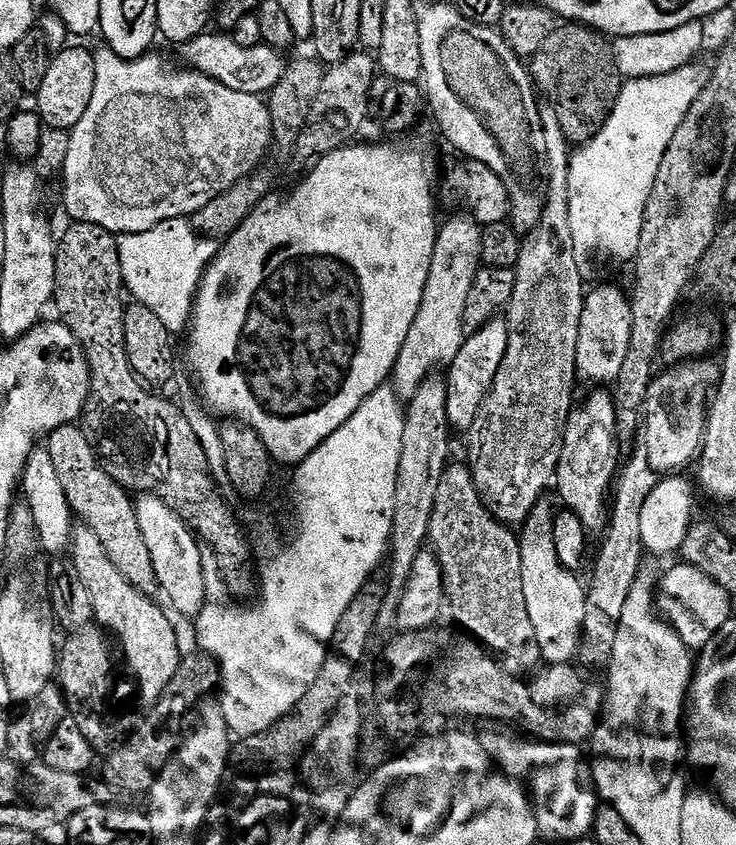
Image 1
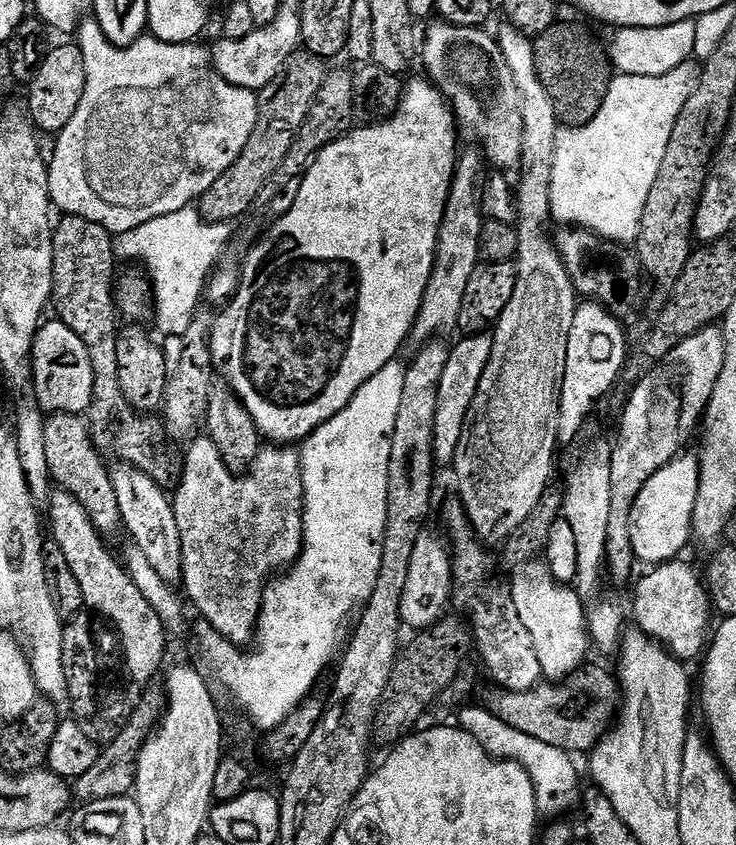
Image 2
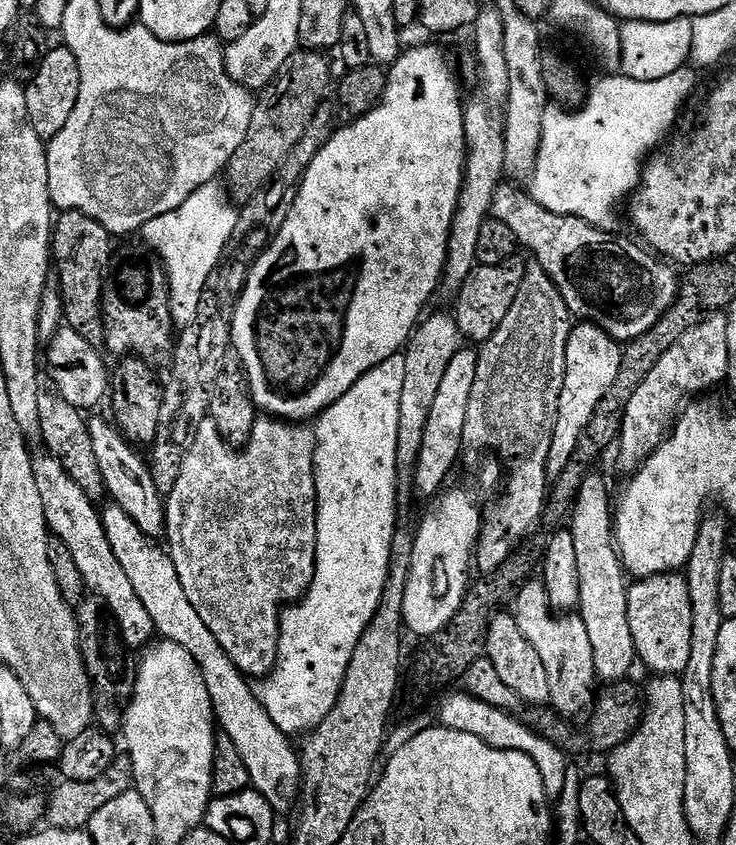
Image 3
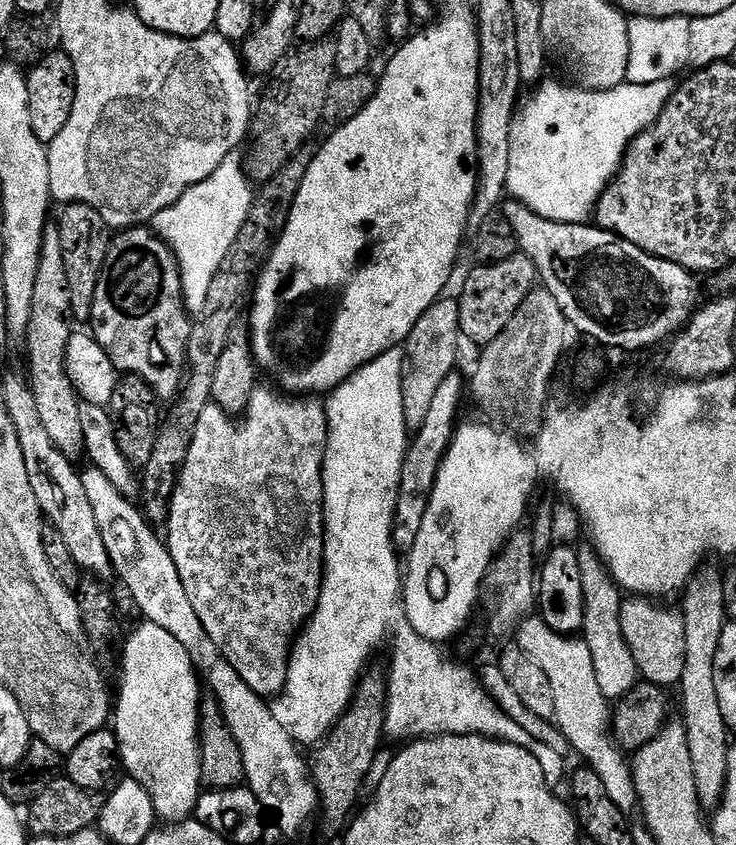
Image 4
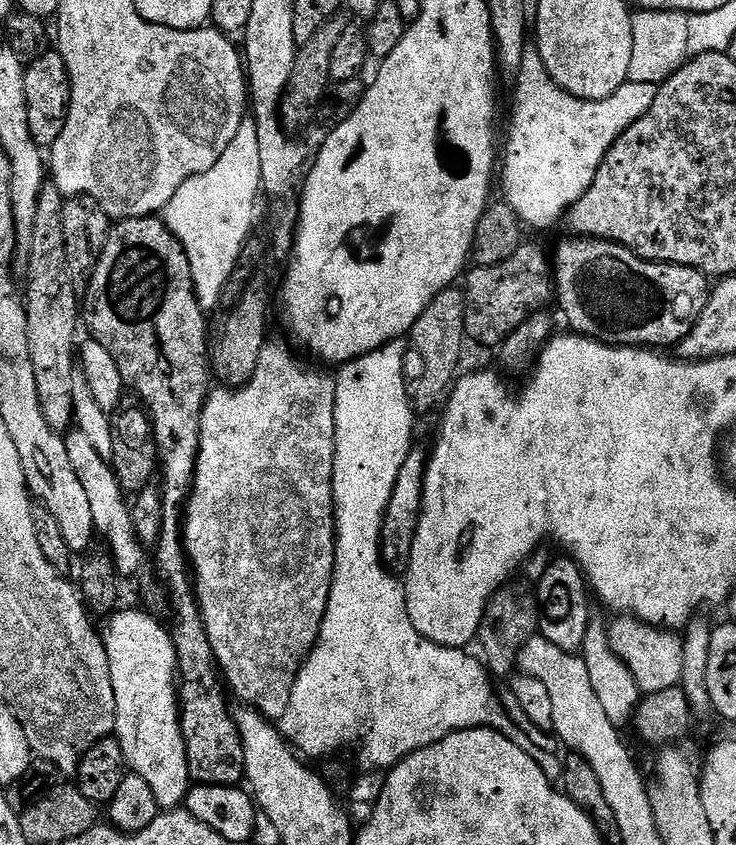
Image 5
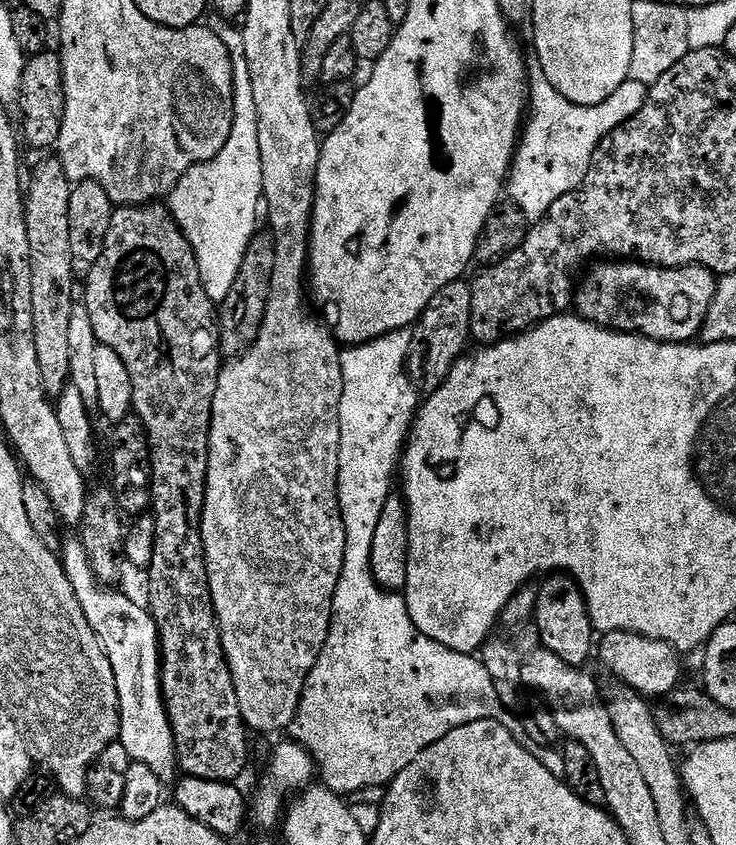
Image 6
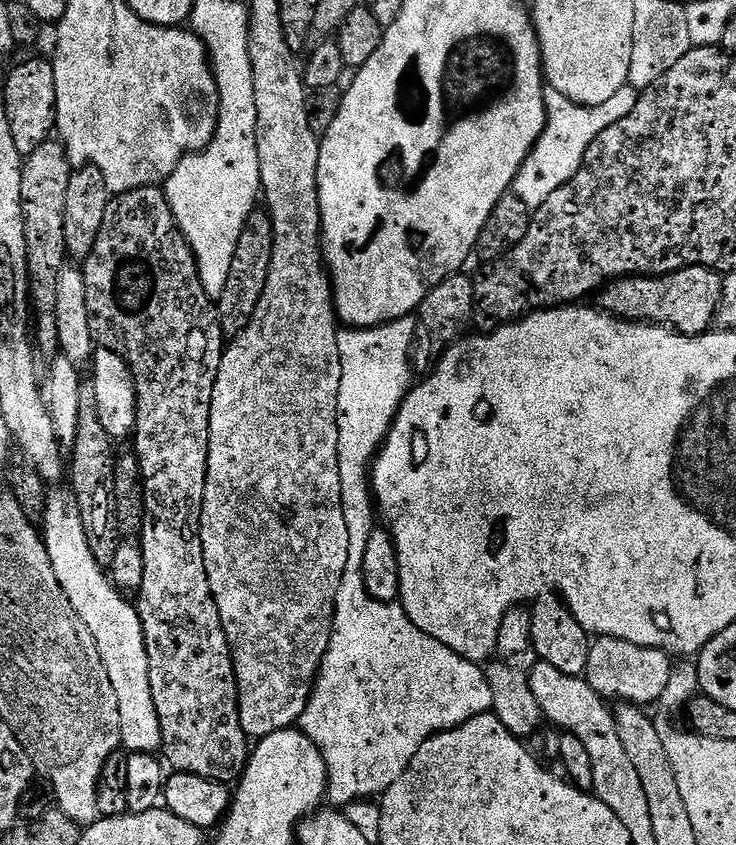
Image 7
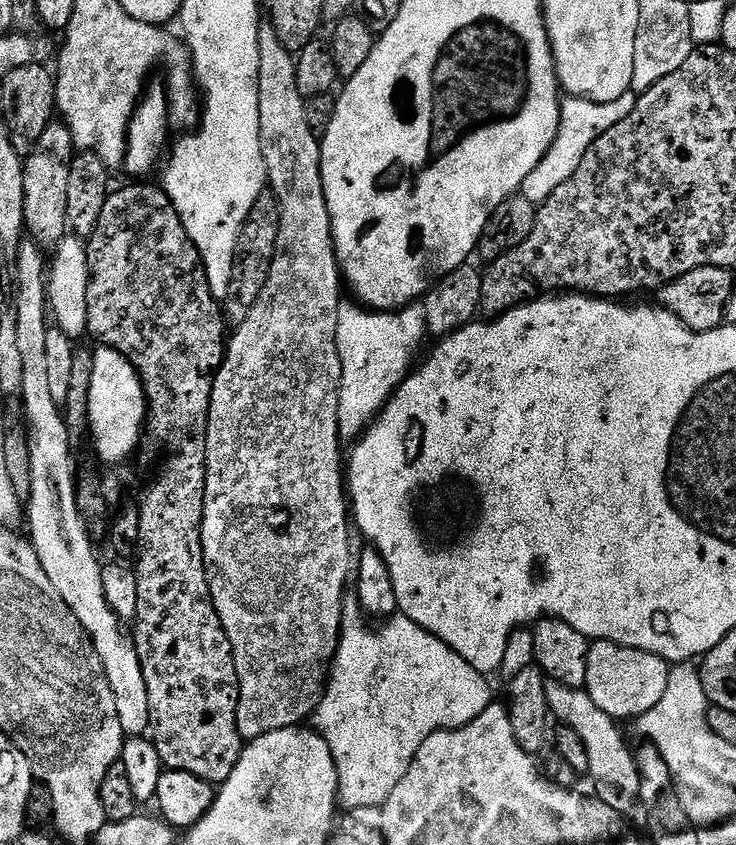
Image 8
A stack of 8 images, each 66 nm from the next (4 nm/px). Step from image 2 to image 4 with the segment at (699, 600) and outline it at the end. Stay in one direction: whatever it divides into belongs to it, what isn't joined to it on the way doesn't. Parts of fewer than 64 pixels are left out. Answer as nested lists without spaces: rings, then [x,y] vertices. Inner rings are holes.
[[[628,598],[620,605],[622,638],[634,654],[641,677],[647,683],[661,686],[679,685],[682,670],[686,666],[686,626],[684,613],[672,608],[663,608],[663,603],[648,598]]]

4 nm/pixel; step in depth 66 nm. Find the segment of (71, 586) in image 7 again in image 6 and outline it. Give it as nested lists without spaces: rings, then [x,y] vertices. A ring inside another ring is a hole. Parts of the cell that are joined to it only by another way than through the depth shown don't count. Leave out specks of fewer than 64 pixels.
[[[79,538],[63,541],[62,563],[66,578],[70,578],[70,586],[74,586],[82,606],[82,614],[86,614],[86,622],[90,622],[94,634],[98,634],[110,658],[110,666],[114,666],[114,682],[118,686],[120,703],[118,743],[126,746],[126,754],[130,754],[135,763],[148,766],[161,783],[171,785],[177,779],[178,765],[174,734],[160,689],[160,635],[154,618],[143,603],[135,604],[130,597],[116,592],[120,590],[98,583]]]

